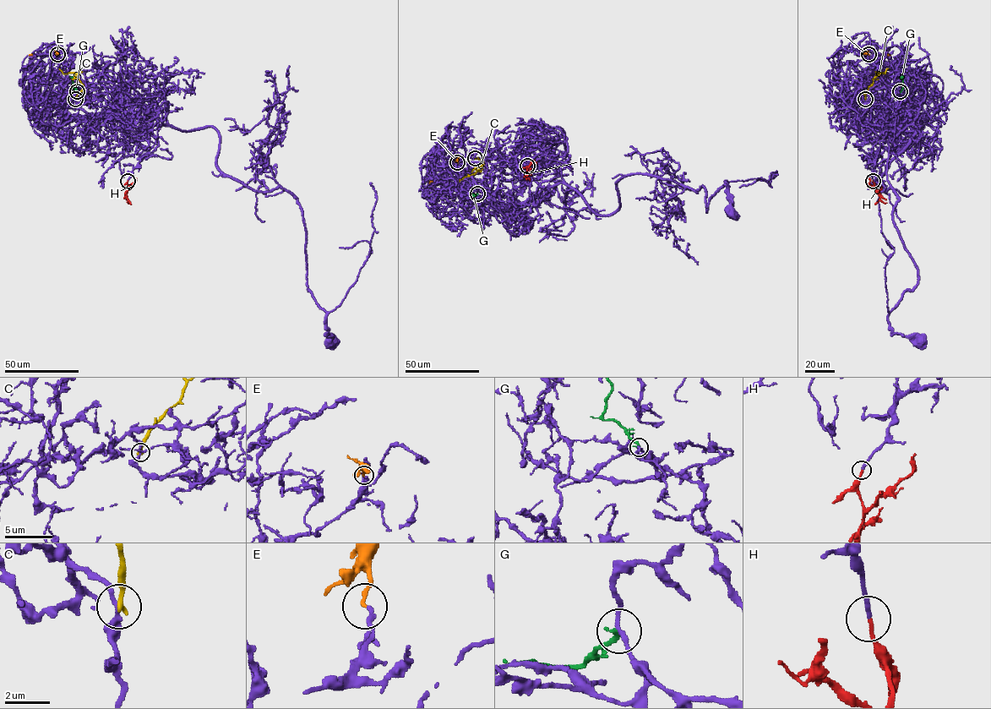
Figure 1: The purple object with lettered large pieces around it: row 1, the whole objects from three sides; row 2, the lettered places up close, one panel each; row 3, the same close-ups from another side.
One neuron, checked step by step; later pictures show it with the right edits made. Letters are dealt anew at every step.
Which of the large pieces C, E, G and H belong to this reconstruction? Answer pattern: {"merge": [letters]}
{"merge": ["H"]}

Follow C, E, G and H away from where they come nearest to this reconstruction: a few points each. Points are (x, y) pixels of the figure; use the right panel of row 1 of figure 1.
C: (865, 99), (873, 79), (888, 68)
E: (868, 54), (868, 51), (890, 55)
G: (900, 91), (903, 76)
H: (873, 181), (879, 199), (887, 202)

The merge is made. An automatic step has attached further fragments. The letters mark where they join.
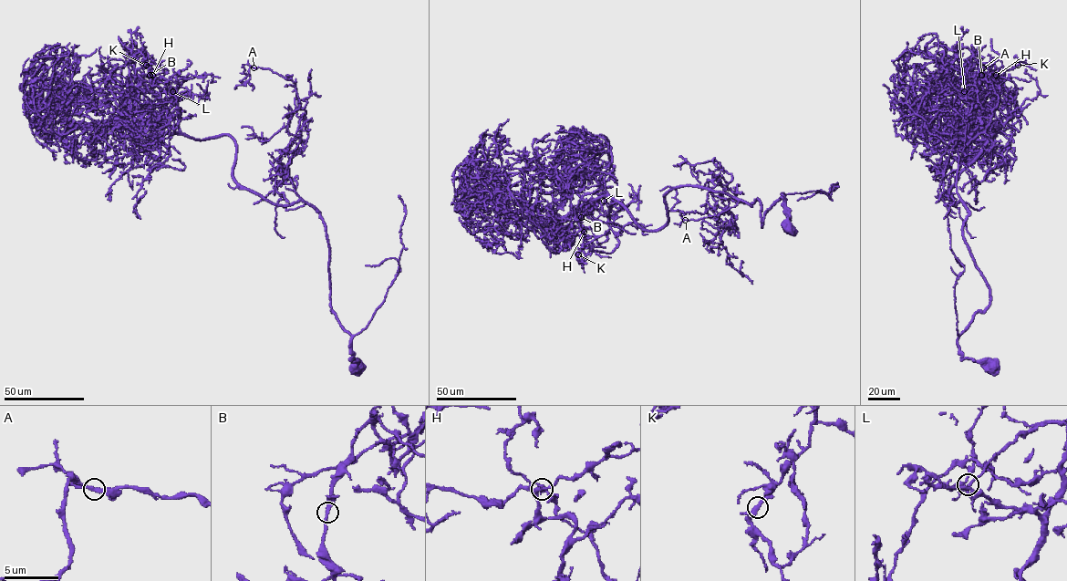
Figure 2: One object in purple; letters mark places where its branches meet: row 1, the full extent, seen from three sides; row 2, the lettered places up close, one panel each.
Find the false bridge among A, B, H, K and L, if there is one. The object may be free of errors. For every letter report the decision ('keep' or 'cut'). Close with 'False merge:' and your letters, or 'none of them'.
A: keep
B: keep
H: keep
K: keep
L: keep
False merge: none of them

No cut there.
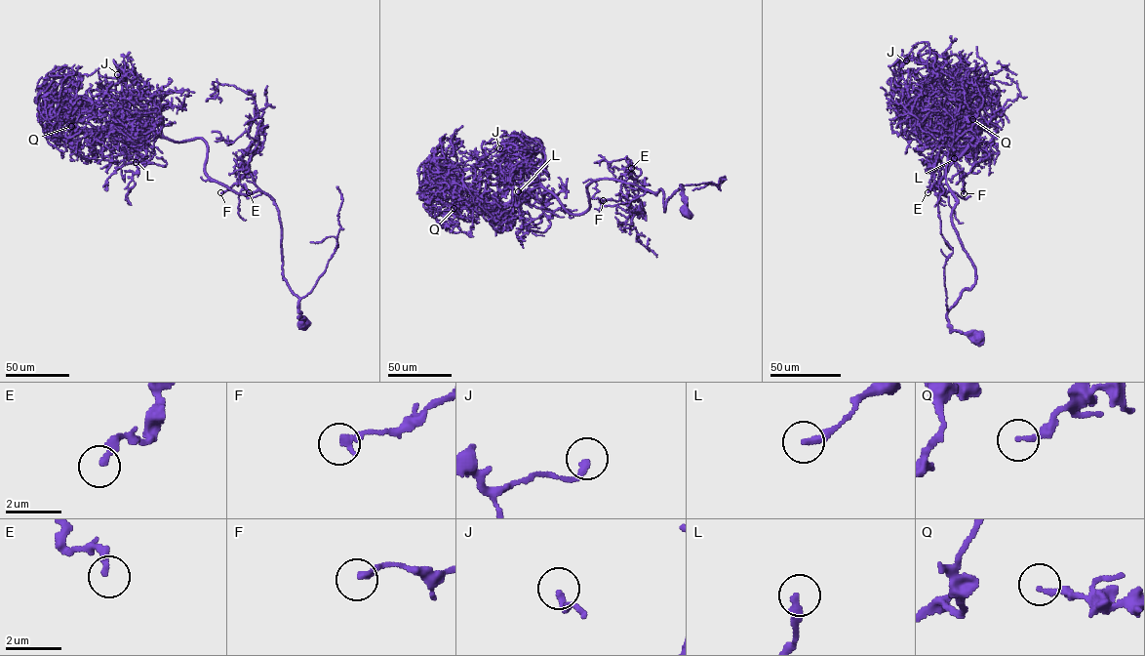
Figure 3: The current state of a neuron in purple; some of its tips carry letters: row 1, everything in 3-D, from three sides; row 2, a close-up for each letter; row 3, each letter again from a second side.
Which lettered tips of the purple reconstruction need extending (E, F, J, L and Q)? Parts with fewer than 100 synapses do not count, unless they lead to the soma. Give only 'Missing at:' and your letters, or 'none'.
Missing at: none

